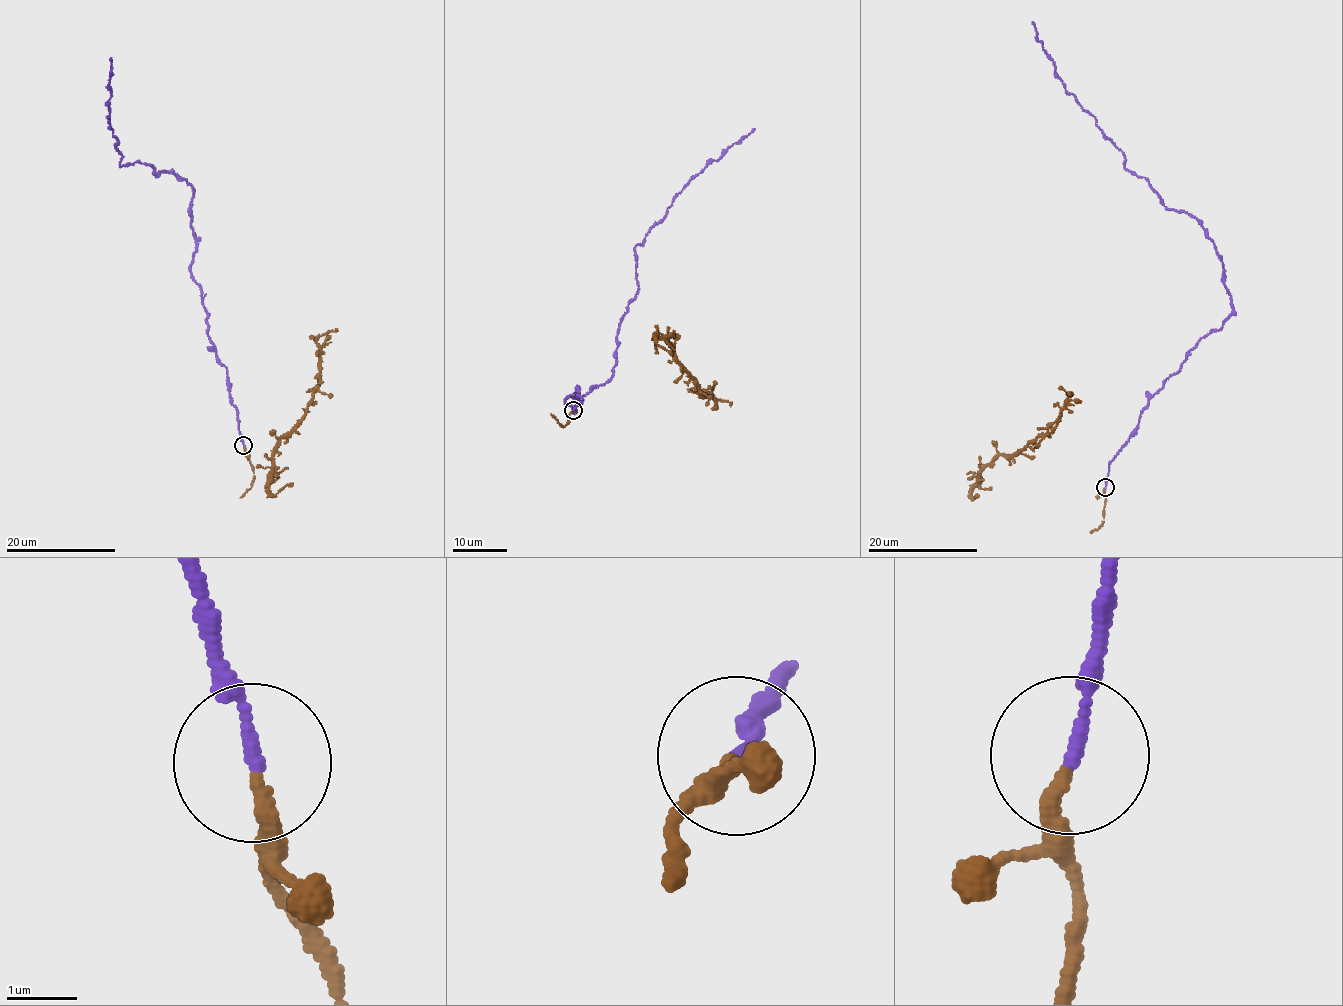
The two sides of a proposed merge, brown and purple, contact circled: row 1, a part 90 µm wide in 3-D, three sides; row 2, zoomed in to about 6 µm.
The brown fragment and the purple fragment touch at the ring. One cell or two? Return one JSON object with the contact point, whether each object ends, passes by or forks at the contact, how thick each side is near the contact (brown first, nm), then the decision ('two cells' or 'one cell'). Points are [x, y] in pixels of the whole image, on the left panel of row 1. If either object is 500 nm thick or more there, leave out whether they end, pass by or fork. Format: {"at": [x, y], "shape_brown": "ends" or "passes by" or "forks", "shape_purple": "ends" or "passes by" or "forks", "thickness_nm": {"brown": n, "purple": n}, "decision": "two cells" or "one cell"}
{"at": [243, 445], "shape_brown": "ends", "shape_purple": "ends", "thickness_nm": {"brown": 200, "purple": 160}, "decision": "one cell"}

